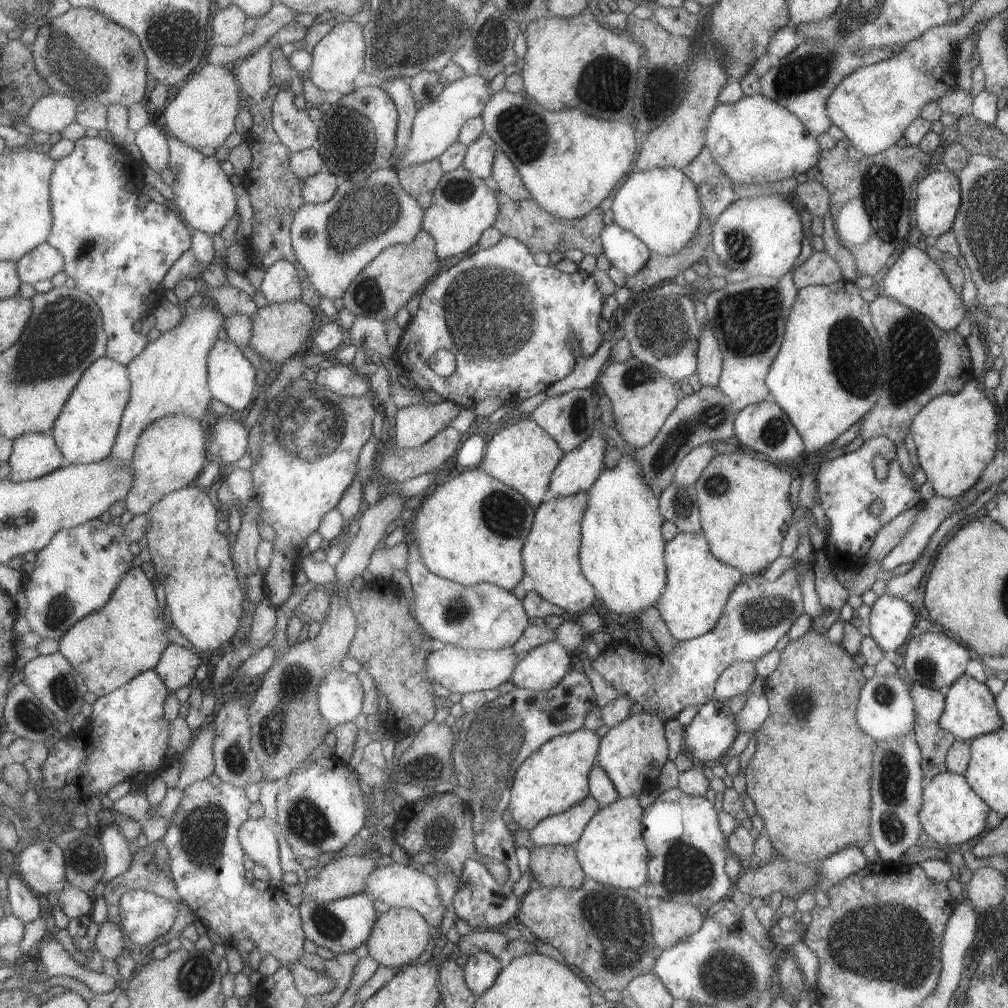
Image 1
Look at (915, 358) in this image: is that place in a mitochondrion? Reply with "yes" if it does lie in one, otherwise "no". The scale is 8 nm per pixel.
yes

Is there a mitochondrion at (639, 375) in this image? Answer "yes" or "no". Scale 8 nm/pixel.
yes

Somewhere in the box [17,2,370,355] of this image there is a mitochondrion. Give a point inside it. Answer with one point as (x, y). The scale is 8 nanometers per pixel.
(174, 37)

